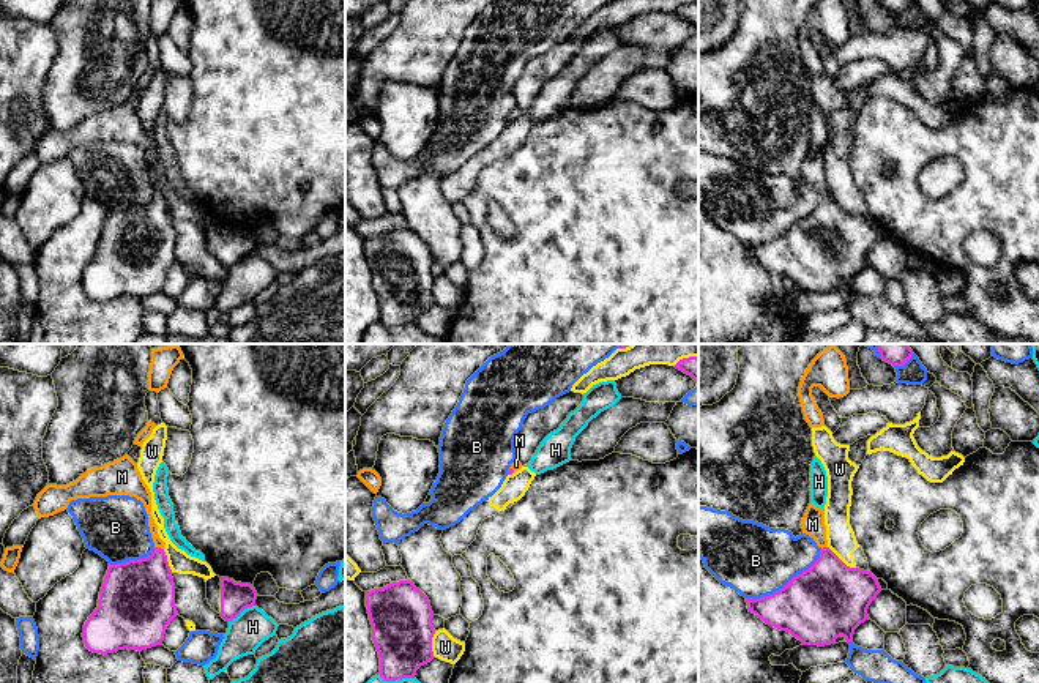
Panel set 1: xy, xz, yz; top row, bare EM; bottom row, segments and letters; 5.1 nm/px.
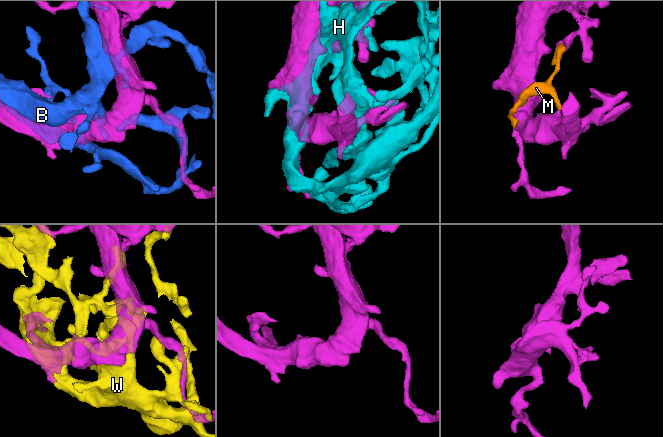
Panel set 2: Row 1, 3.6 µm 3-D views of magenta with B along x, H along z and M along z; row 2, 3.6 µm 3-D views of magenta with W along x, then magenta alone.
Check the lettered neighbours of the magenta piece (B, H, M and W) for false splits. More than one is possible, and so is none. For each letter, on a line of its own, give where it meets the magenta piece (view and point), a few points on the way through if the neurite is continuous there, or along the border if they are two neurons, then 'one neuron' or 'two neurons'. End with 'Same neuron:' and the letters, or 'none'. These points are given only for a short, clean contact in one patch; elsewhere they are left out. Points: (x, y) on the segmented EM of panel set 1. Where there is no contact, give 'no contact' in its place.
B: meets magenta in yz at (787, 584); two neurons
H: meets magenta in xy at (242, 611); two neurons
M: meets magenta in xy at (160, 548); runs through xy (141, 592), (153, 573), (160, 548), (150, 522), (147, 500); one neuron
W: meets magenta in yz at (841, 560); two neurons
Same neuron: M

